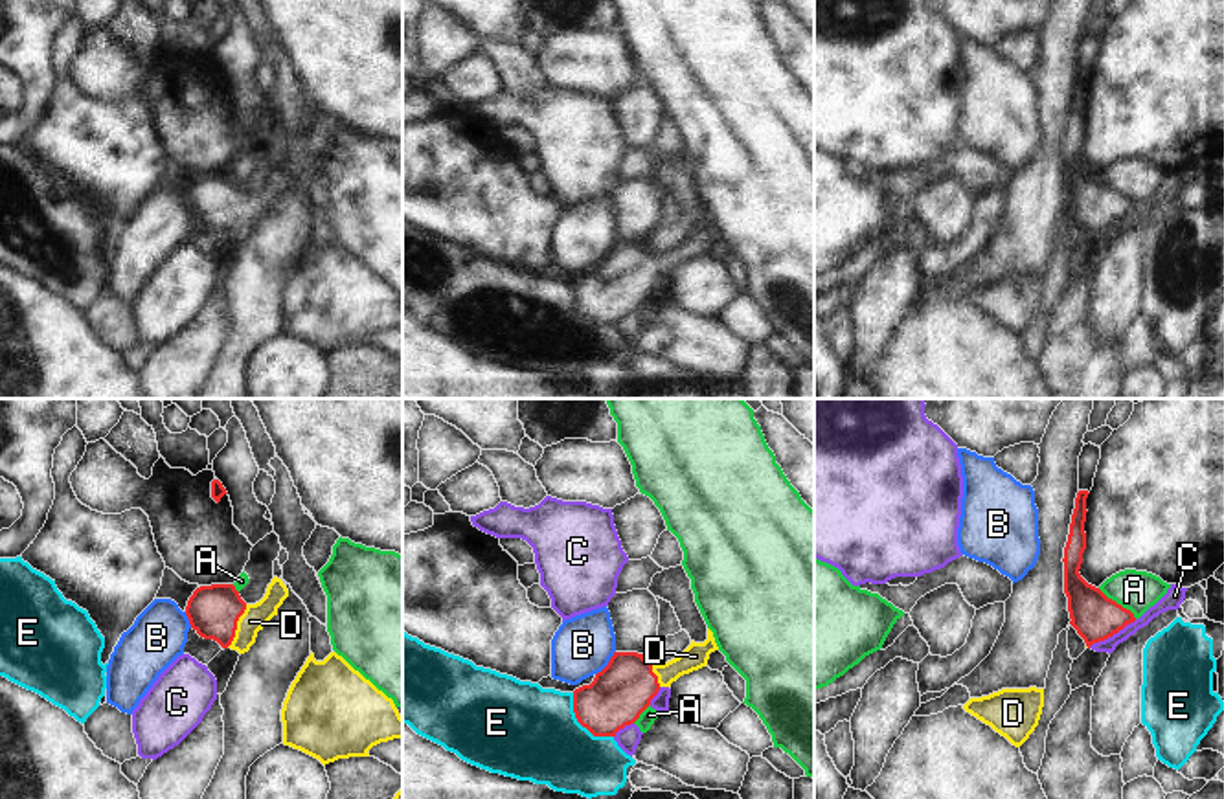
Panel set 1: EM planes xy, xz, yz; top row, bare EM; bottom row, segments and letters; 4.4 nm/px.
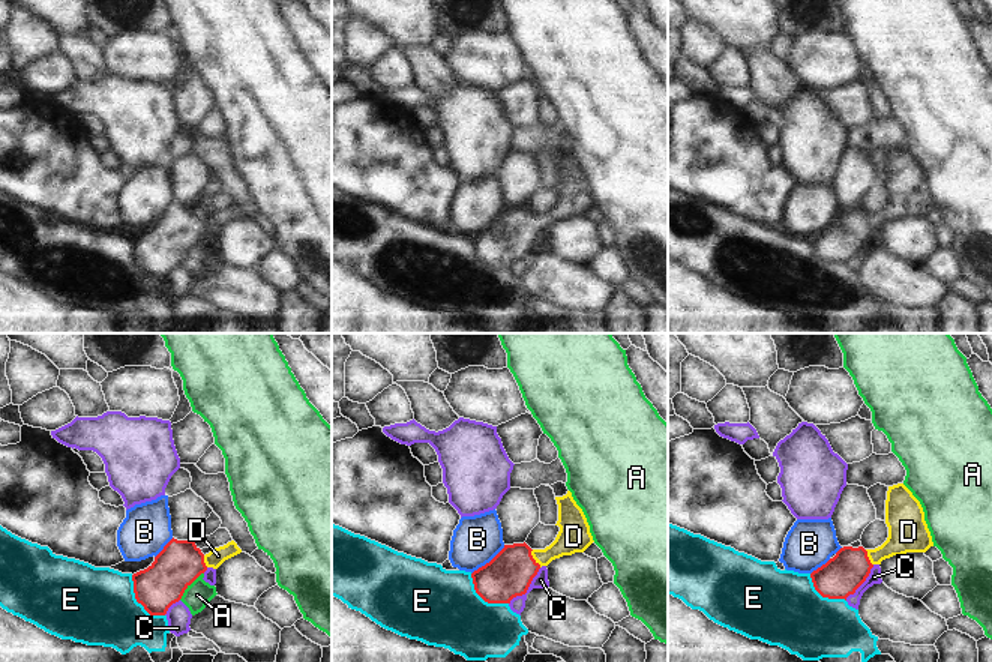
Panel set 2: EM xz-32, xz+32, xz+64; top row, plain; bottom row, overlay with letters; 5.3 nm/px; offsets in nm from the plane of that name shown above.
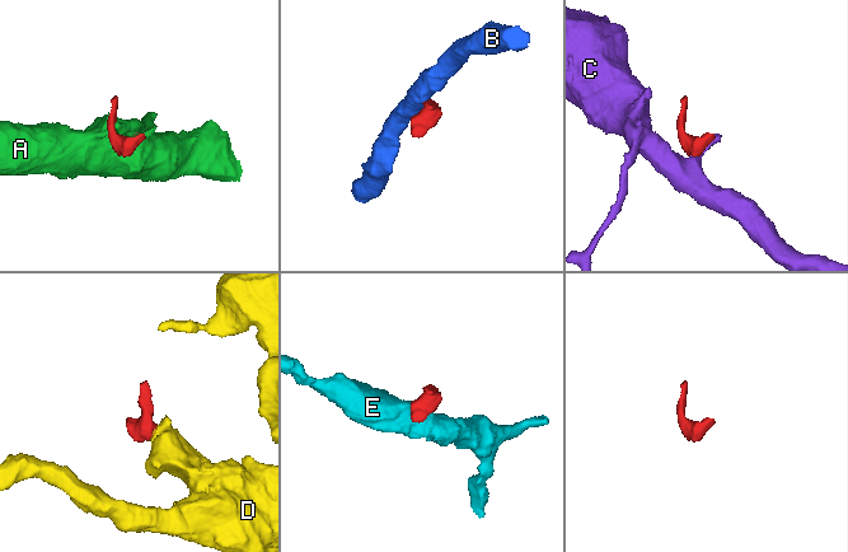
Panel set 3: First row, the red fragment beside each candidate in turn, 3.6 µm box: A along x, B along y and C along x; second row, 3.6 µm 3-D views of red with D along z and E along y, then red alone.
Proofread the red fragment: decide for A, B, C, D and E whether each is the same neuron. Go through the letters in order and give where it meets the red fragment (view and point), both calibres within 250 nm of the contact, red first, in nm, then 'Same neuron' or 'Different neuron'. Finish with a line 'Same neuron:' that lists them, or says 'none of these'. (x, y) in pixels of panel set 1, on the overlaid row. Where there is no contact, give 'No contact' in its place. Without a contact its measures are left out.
A: Touches red at yz (1116, 603). Thickness 200 nm (red) against 180 nm. Different neuron
B: Touches red at xz (609, 663). Thickness 260 nm (red) against 260 nm. Different neuron
C: Touches red at yz (1112, 634). Thickness 200 nm (red) against 70 nm. Different neuron
D: Touches red at xy (236, 627). Thickness 220 nm (red) against 110 nm. Same neuron
E: Touches red at xz (581, 724). Thickness 260 nm (red) against 420 nm. Different neuron
Same neuron: D.

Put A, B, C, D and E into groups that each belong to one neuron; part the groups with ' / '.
A / B / C / D / E

